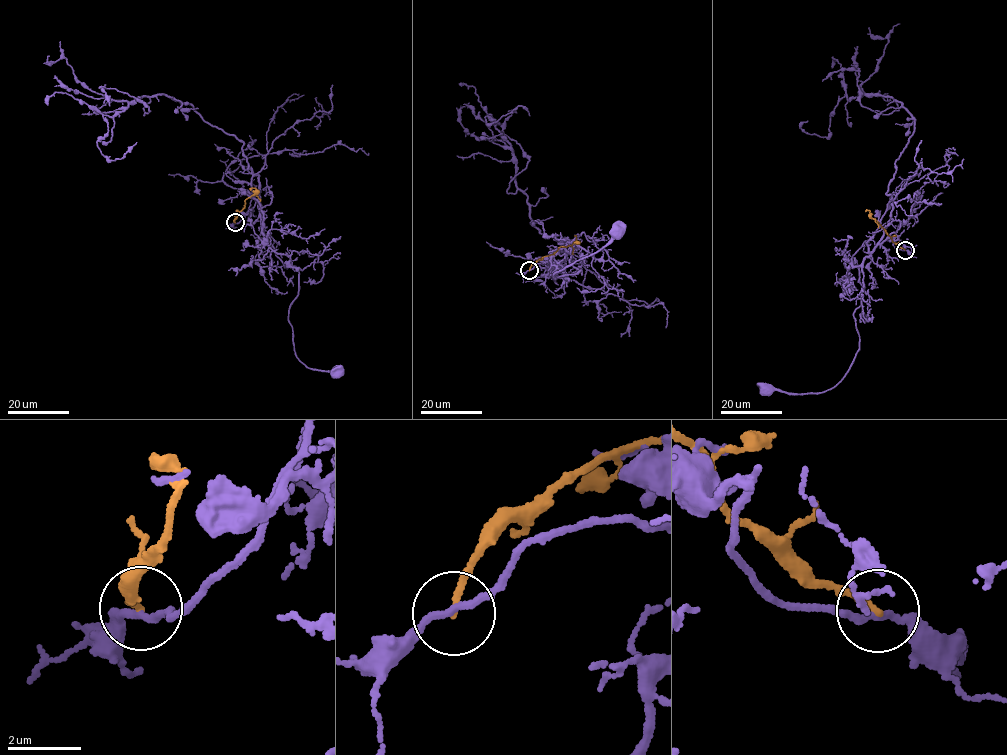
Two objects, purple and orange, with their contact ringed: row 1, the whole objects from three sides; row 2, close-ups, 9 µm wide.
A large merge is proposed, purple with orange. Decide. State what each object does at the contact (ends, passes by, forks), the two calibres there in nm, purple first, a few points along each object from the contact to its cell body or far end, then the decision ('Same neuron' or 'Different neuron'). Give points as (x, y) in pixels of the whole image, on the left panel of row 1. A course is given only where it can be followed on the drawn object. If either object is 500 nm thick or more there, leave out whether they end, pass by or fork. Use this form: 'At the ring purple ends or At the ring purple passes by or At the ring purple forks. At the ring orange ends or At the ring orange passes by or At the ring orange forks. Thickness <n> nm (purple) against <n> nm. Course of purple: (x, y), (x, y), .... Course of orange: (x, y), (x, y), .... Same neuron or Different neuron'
At the ring purple passes by. At the ring orange ends. Thickness 180 nm (purple) against 160 nm. Course of purple: (235, 222), (260, 203), (263, 235), (298, 272), (288, 320), (295, 352), (314, 370), (337, 372). Course of orange: (235, 222), (245, 200), (255, 193), (255, 189), (251, 190). Different neuron

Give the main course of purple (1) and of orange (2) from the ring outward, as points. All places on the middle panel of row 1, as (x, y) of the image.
1: (529, 270), (542, 262), (564, 267), (567, 251), (581, 274), (553, 278), (596, 253), (616, 232)
2: (529, 270), (539, 258), (577, 242), (575, 235)

